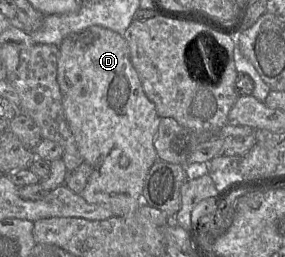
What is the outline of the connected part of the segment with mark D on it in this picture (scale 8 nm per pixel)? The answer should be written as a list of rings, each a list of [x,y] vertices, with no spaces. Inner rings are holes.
[[[94,25],[80,32],[68,35],[66,38],[63,39],[63,41],[58,47],[59,55],[57,64],[57,81],[62,95],[62,105],[65,117],[68,122],[68,126],[75,138],[78,150],[84,159],[84,162],[88,163],[92,168],[92,174],[88,180],[88,183],[83,192],[79,195],[90,204],[100,204],[106,208],[109,208],[114,214],[113,217],[124,217],[127,215],[133,215],[137,210],[138,206],[142,204],[142,191],[145,178],[150,168],[158,159],[157,152],[154,147],[154,139],[158,130],[159,116],[157,114],[154,103],[151,102],[144,93],[138,73],[131,63],[130,51],[127,41],[125,40],[123,35],[115,31]],[[121,156],[128,157],[129,165],[127,168],[120,166],[119,158]]]

